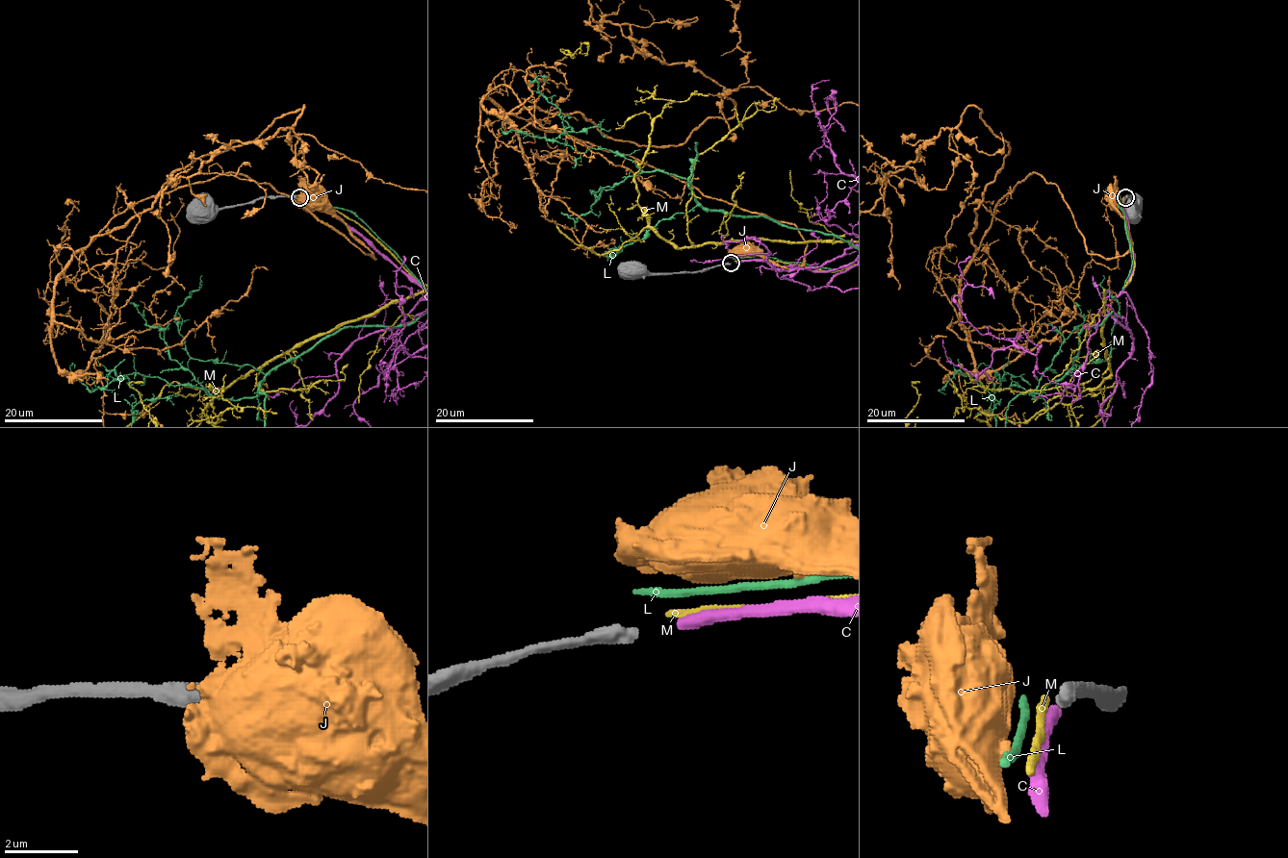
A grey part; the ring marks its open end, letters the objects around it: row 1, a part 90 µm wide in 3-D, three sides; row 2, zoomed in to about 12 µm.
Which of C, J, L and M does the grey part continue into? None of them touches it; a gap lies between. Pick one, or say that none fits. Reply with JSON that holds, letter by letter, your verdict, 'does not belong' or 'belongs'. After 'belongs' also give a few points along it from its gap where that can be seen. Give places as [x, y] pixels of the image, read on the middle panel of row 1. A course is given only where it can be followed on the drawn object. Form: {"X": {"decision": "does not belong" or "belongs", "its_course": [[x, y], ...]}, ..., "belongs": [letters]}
{"C": {"decision": "belongs"}, "J": {"decision": "does not belong"}, "L": {"decision": "does not belong"}, "M": {"decision": "does not belong"}, "belongs": ["C"]}

